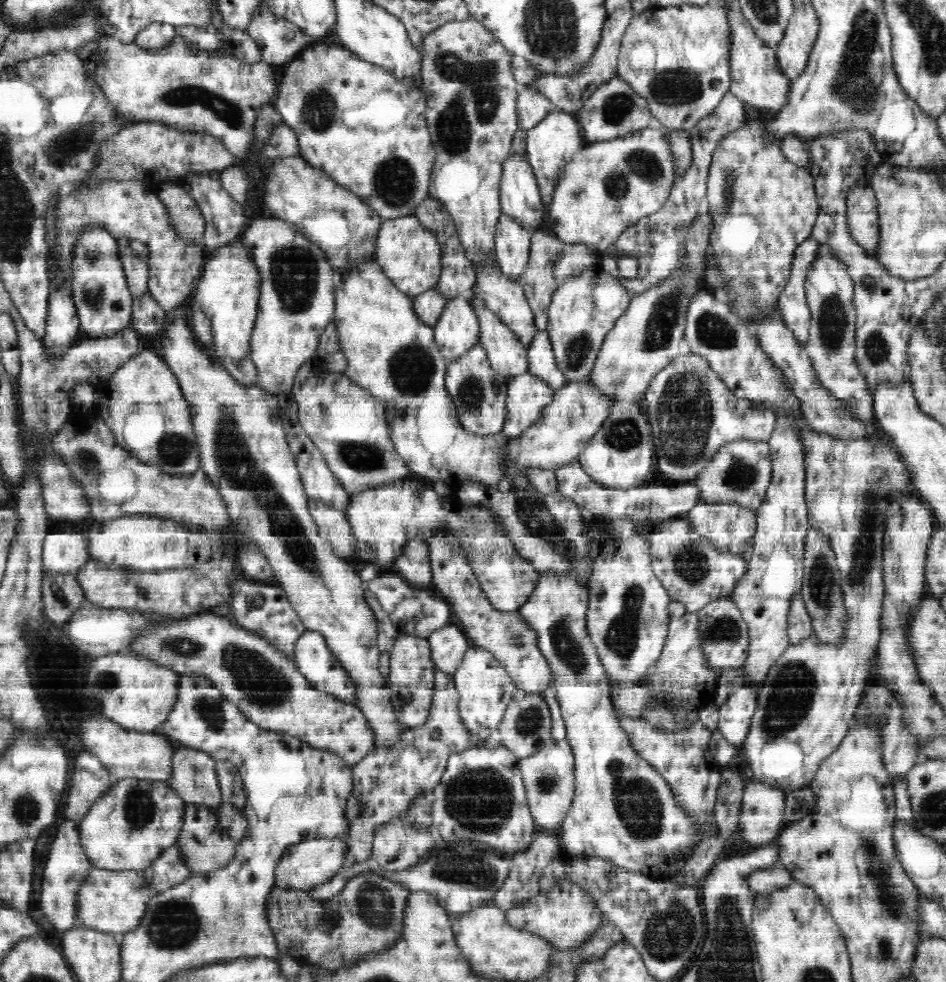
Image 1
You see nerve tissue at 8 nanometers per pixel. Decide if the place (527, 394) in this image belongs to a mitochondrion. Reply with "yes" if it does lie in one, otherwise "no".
no

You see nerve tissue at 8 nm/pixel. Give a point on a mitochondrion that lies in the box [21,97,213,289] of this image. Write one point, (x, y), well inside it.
(60, 151)

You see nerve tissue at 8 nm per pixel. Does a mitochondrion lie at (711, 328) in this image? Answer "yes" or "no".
yes

